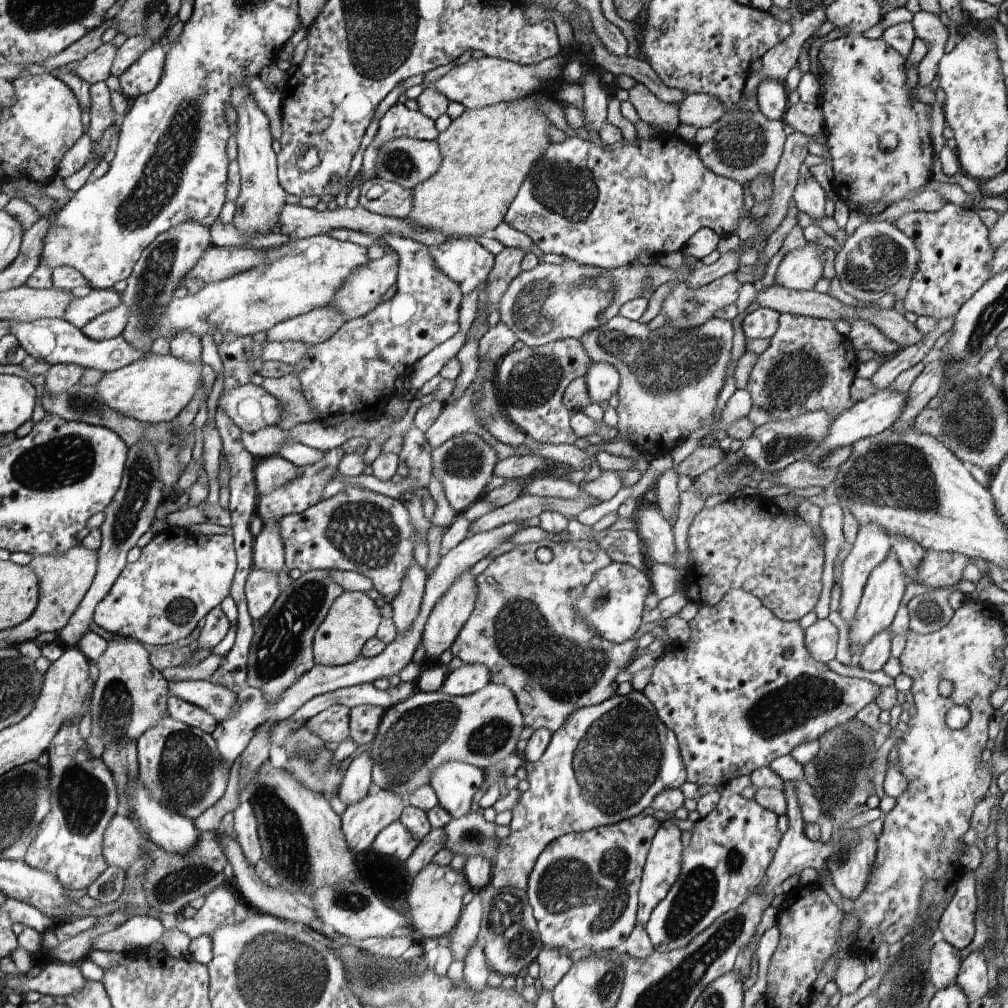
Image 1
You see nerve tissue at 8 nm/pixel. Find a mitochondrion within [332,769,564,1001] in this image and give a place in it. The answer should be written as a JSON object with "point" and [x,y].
{"point":[507,917]}

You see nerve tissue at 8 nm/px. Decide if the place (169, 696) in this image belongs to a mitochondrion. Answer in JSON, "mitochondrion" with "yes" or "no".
{"mitochondrion":"no"}

